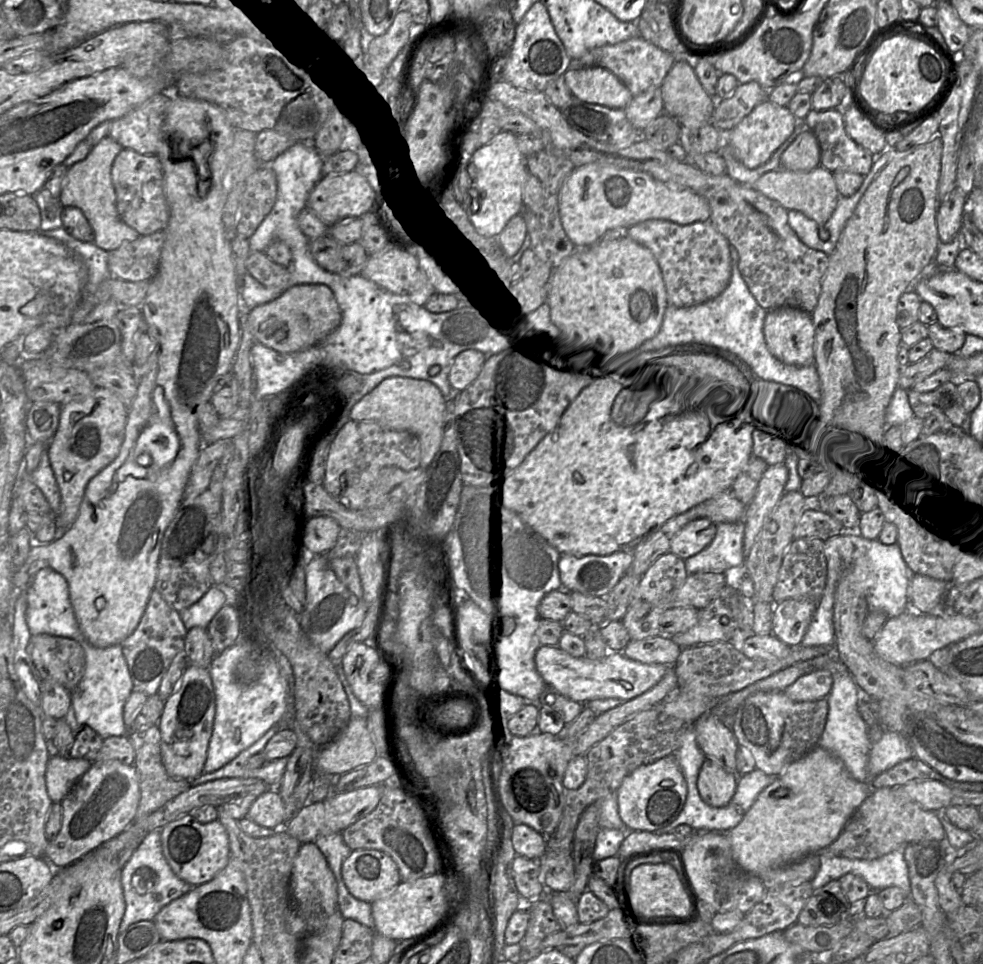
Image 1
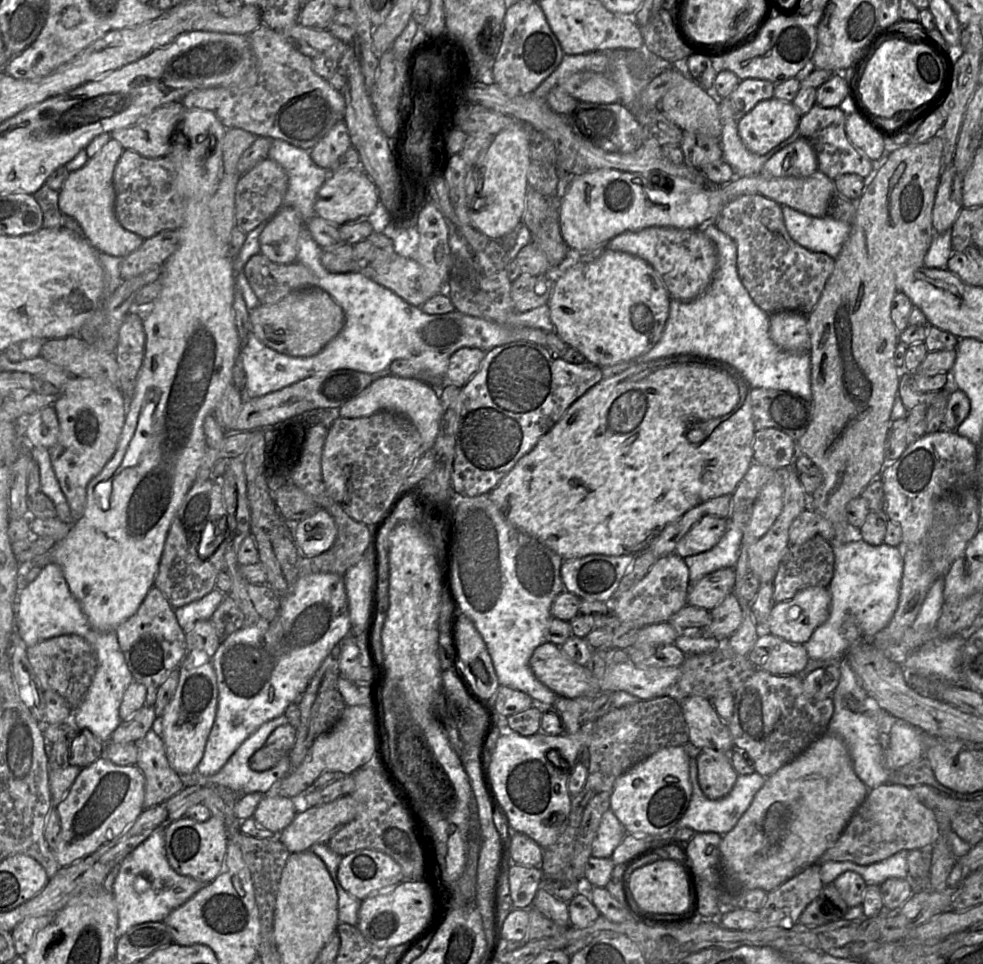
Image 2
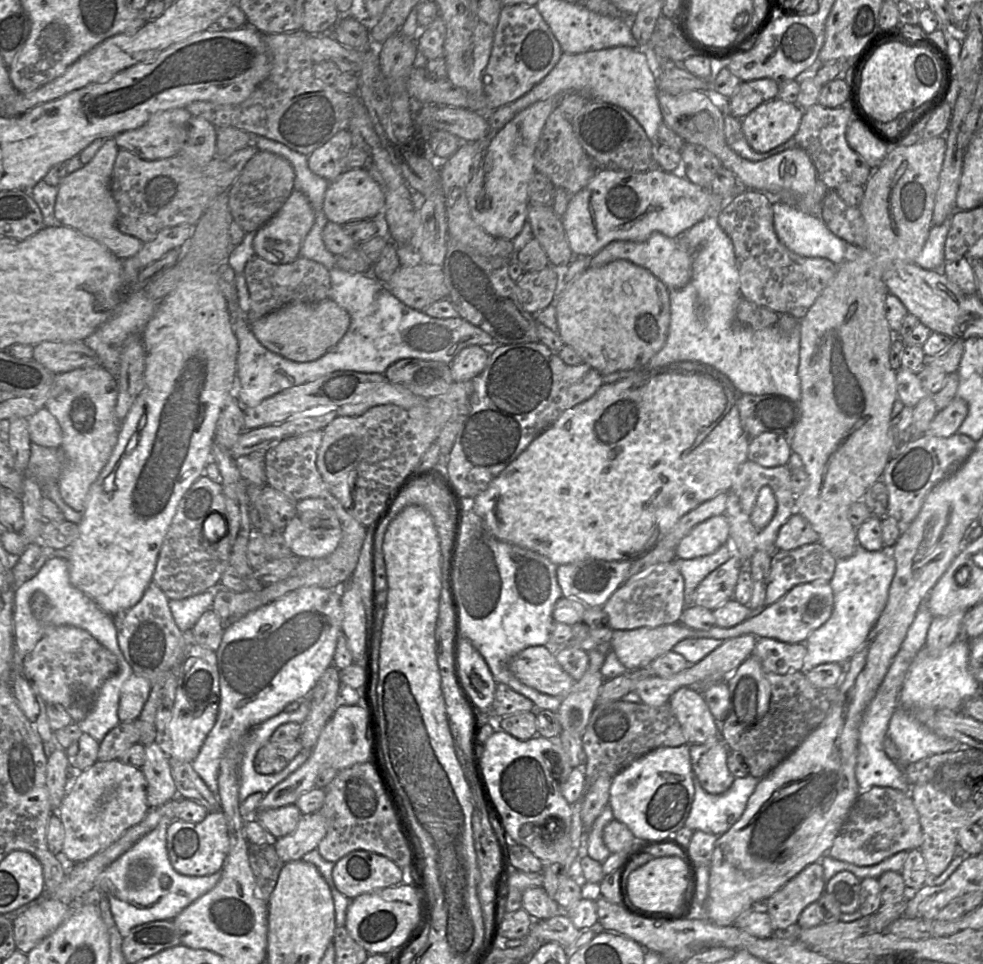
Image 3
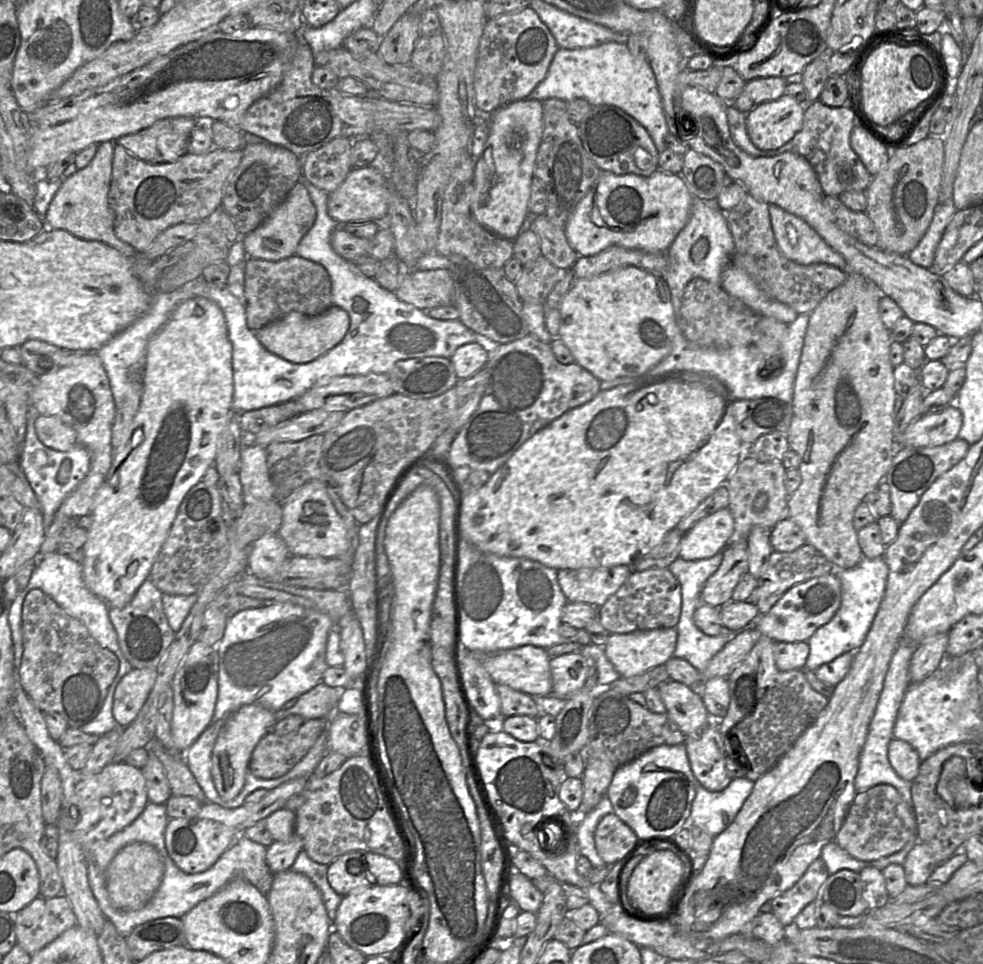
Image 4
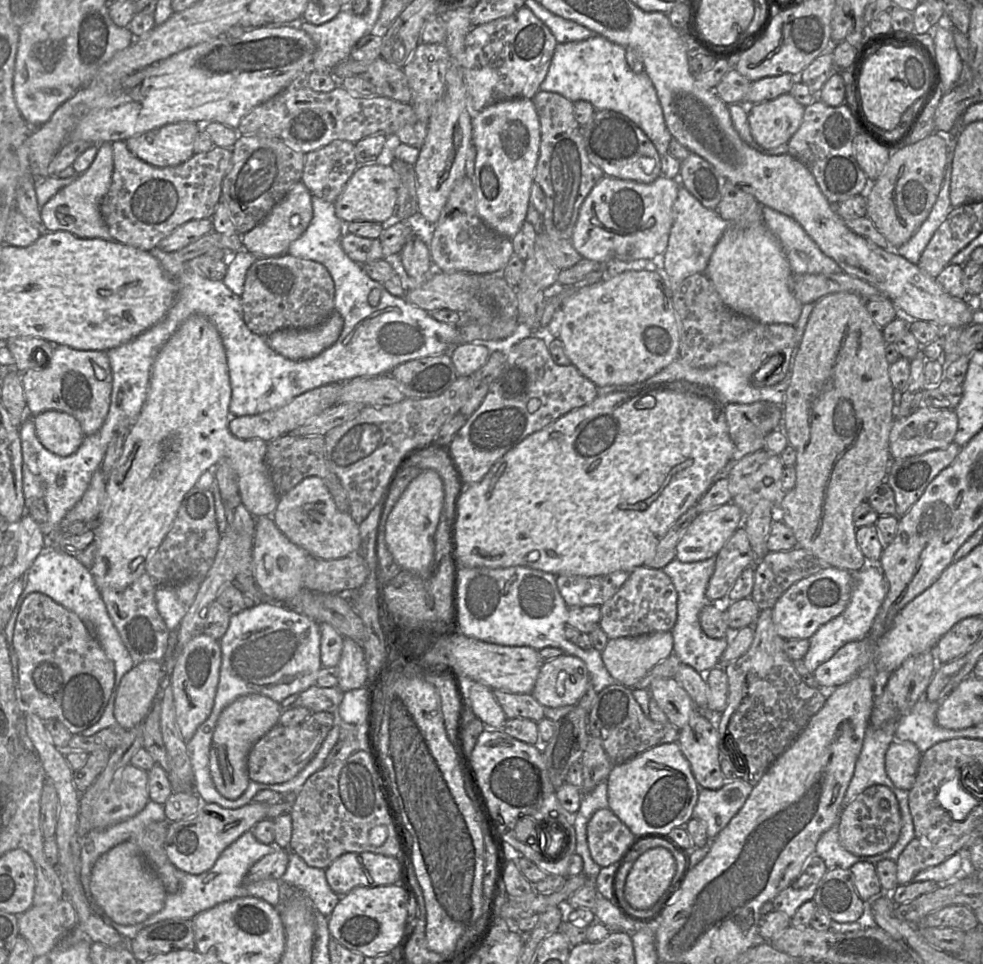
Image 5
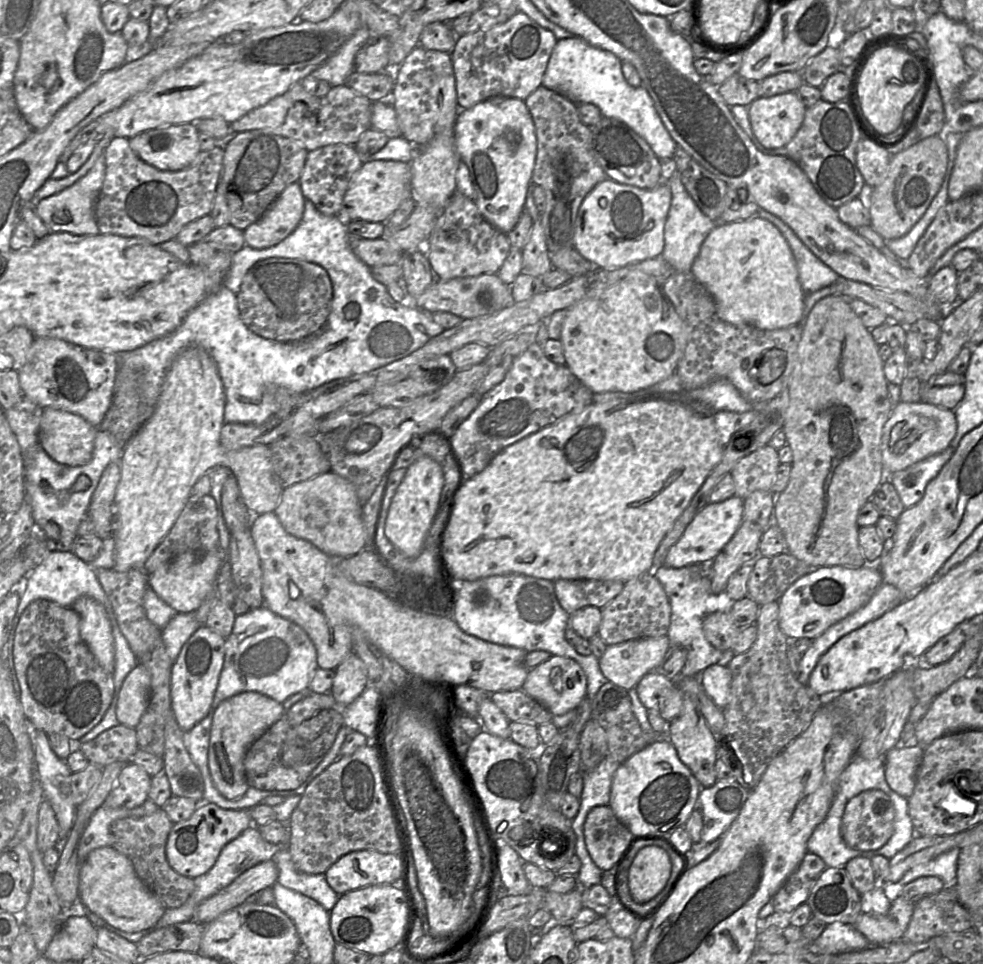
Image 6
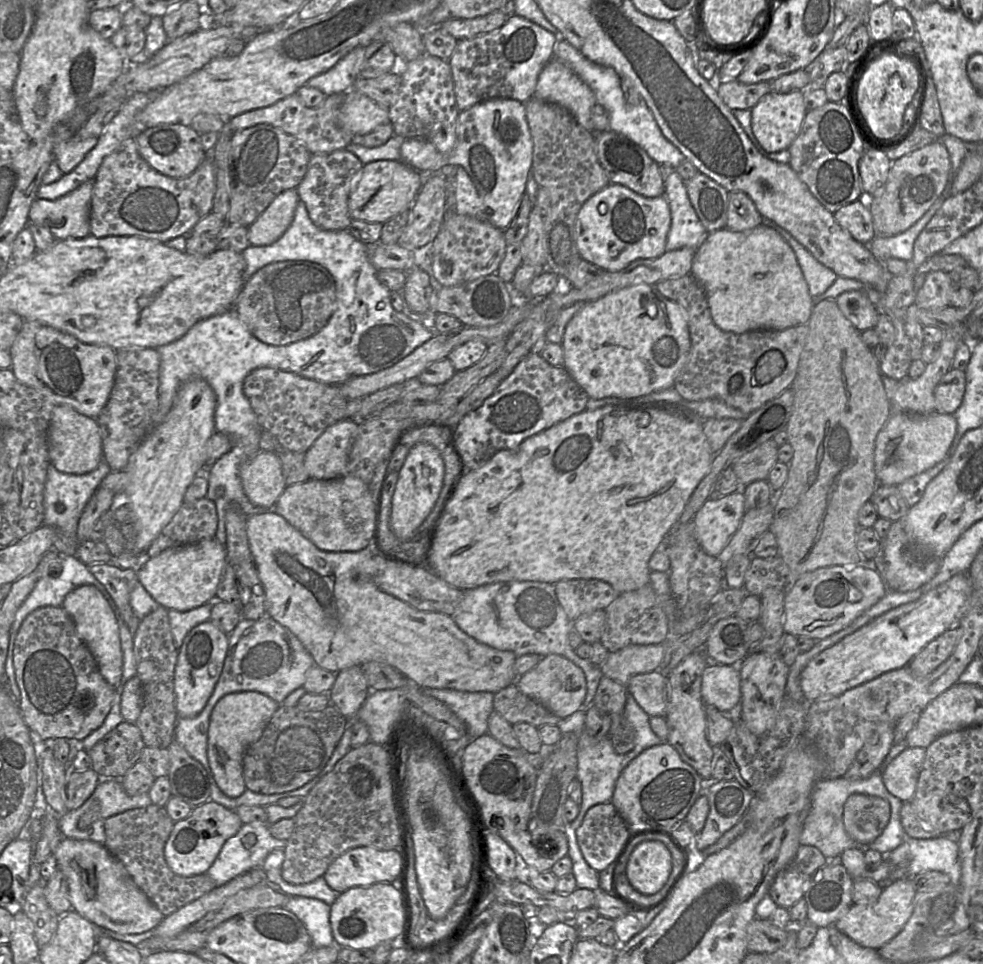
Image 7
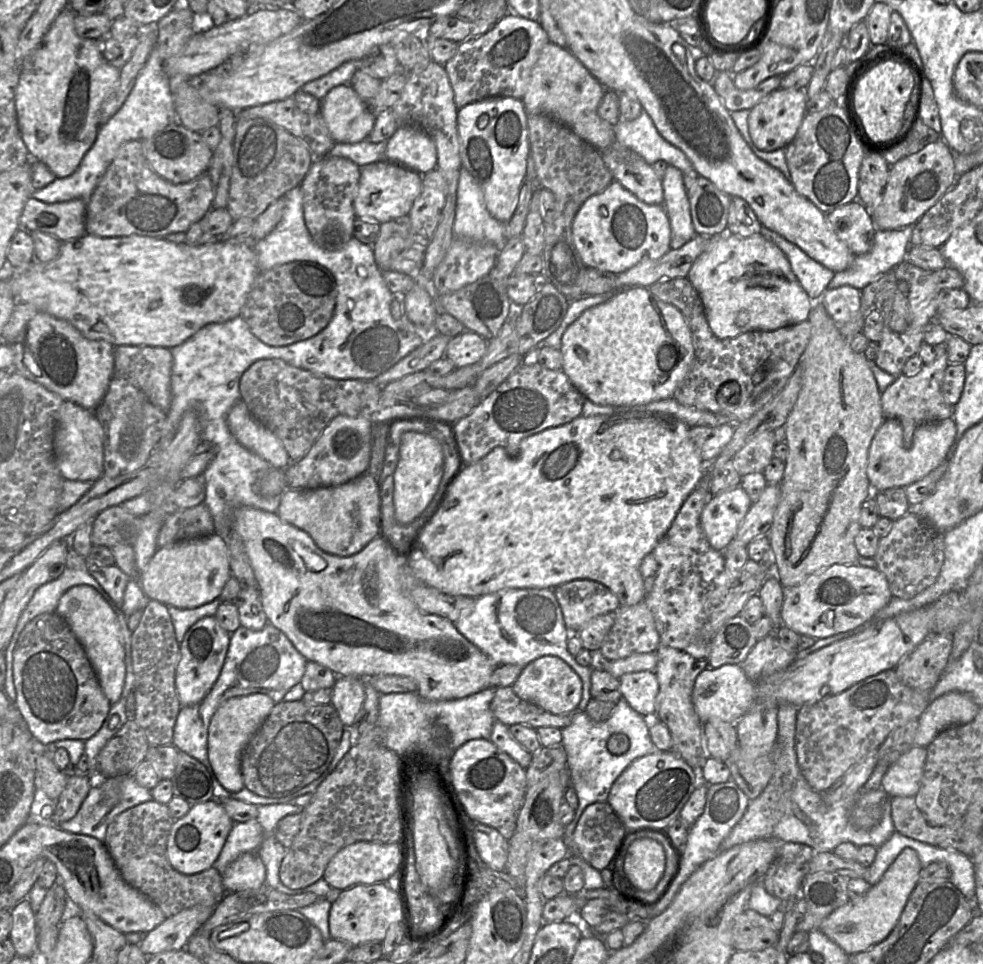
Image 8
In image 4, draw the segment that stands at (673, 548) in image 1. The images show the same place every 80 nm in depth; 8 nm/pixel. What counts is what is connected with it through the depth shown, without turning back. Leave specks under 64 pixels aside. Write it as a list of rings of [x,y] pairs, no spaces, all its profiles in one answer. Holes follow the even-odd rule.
[[[727,508],[697,521],[679,543],[679,558],[694,561],[713,557],[733,539],[734,519]]]

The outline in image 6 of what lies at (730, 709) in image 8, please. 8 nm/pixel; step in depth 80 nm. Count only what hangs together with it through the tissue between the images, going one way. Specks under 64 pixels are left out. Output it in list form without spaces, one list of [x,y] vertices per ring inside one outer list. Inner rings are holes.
[[[725,663],[713,664],[700,675],[700,682],[707,695],[720,709],[730,702],[732,674]]]

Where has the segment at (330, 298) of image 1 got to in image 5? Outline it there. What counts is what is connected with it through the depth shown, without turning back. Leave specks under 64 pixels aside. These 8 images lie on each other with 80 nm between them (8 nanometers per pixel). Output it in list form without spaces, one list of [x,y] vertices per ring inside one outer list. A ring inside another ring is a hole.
[[[334,312],[324,323],[312,329],[278,330],[265,337],[268,345],[287,359],[299,361],[316,357],[339,338],[344,321]]]

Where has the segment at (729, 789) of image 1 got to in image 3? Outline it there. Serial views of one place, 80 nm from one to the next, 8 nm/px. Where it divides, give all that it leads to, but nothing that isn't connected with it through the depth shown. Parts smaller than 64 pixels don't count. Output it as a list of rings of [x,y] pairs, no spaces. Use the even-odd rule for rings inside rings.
[[[719,739],[706,744],[688,744],[692,771],[702,789],[709,794],[722,794],[733,784],[735,777],[727,767],[729,750]]]

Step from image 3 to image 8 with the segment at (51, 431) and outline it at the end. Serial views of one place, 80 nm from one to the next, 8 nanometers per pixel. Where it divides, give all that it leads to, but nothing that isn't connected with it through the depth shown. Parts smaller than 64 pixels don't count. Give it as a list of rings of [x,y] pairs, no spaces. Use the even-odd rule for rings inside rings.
[[[64,401],[54,433],[58,469],[64,479],[97,481],[103,476],[103,431],[94,411],[74,402]]]

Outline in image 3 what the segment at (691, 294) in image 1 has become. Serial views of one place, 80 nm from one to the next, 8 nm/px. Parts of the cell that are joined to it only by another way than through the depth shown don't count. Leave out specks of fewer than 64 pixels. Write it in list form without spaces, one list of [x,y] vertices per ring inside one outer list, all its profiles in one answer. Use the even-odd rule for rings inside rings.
[[[654,232],[642,242],[612,241],[590,258],[589,267],[596,268],[604,266],[615,260],[628,260],[638,266],[650,271],[669,290],[685,287],[691,279],[692,259],[684,246],[677,238],[669,238],[659,232]]]

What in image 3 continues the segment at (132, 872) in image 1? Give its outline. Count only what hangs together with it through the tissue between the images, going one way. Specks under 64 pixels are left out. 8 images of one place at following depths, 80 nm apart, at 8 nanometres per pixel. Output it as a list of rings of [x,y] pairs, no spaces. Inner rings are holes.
[[[161,820],[153,831],[111,863],[96,880],[96,888],[107,898],[113,920],[123,938],[136,926],[153,921],[173,920],[186,907],[213,889],[221,878],[221,871],[196,877],[185,876],[174,870],[167,850],[167,829],[170,822]],[[136,860],[148,862],[152,873],[142,887],[130,888],[126,882],[126,872],[129,865]]]

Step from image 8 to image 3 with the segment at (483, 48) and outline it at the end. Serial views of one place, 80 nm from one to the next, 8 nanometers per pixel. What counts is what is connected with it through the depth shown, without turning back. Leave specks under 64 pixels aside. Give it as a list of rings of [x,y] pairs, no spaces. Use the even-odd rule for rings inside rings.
[[[535,6],[502,7],[492,51],[482,77],[483,93],[490,107],[498,108],[525,95],[554,68],[562,53],[559,43]]]

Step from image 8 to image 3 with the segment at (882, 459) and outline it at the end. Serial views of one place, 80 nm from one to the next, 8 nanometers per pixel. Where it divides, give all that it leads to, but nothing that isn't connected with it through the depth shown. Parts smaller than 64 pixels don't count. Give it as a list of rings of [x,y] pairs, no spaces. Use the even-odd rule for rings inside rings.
[[[955,397],[948,406],[935,415],[925,434],[942,438],[950,437],[957,433],[967,414],[967,403]]]

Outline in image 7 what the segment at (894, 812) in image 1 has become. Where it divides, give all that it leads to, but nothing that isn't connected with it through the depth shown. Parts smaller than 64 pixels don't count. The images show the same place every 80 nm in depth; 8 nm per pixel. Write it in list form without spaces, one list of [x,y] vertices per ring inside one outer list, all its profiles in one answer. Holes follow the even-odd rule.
[[[853,794],[844,805],[845,831],[860,843],[870,843],[881,835],[890,820],[890,814],[890,804],[886,799]]]

